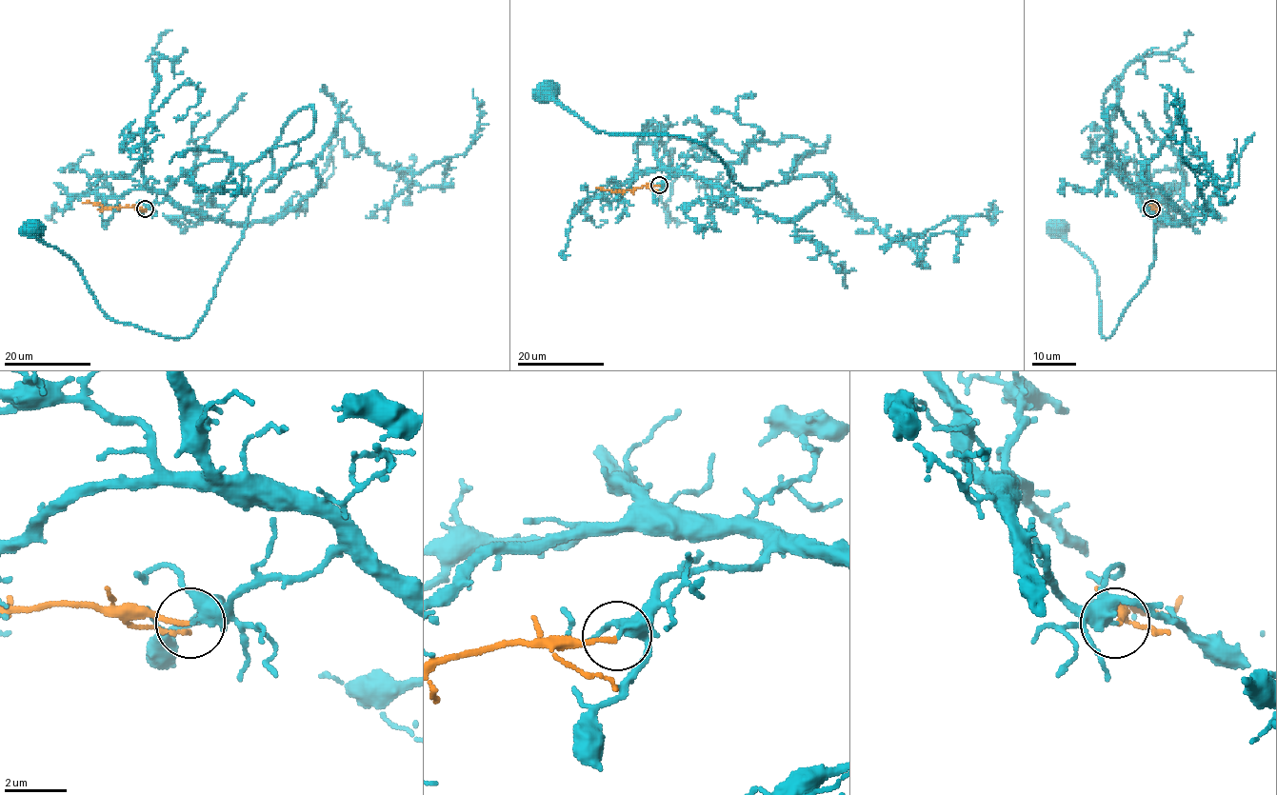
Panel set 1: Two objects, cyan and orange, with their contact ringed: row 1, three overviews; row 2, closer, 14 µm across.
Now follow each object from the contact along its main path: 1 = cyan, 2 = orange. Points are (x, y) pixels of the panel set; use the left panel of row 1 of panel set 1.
1: (145, 208), (167, 199), (254, 223), (320, 179), (299, 164), (262, 184), (182, 338), (112, 321), (31, 227)
2: (145, 208), (105, 208), (99, 204), (83, 203)

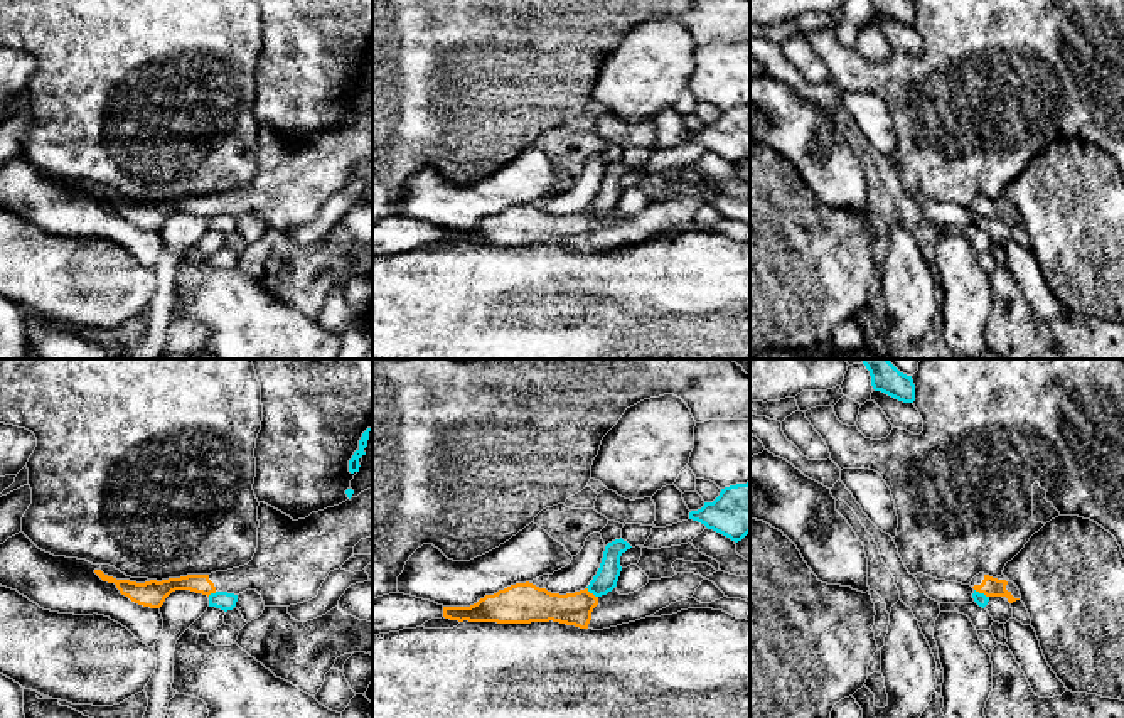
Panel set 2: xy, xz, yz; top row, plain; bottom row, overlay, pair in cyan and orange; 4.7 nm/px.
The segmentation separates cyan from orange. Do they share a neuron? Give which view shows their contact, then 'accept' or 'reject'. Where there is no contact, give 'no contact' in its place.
meets cyan in yz; reject

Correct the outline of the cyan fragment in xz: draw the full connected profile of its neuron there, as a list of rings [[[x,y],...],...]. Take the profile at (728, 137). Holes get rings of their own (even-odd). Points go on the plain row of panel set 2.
[[[750,104],[721,111],[713,125],[704,125],[689,142],[738,165],[750,155]]]

